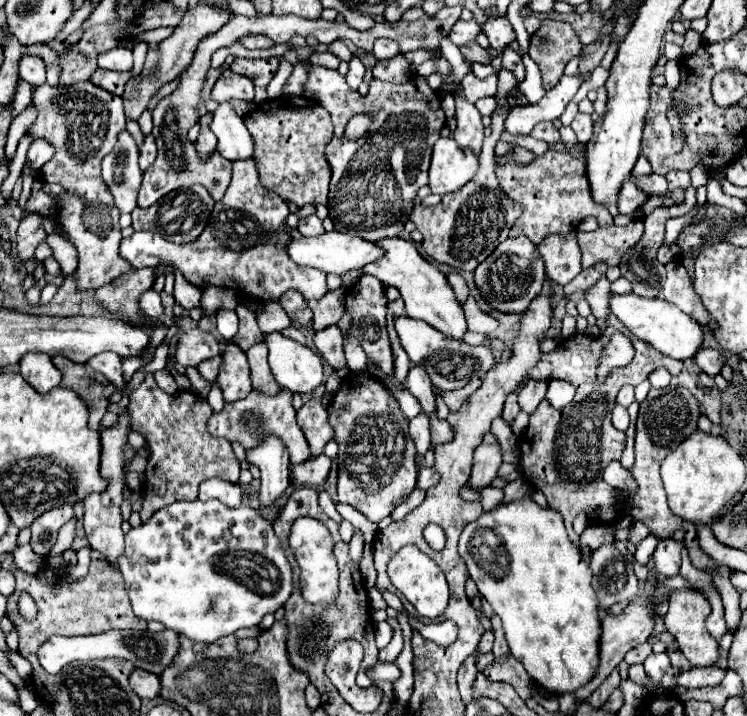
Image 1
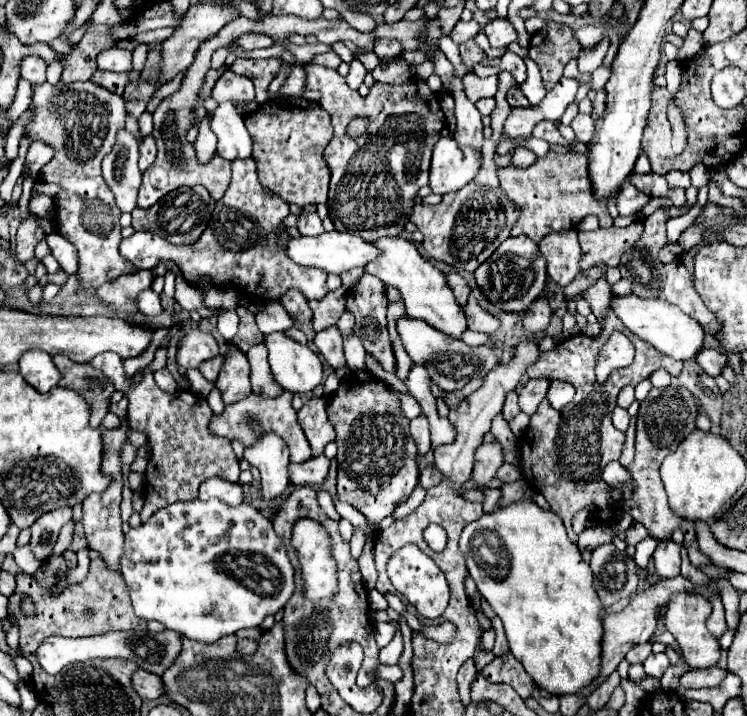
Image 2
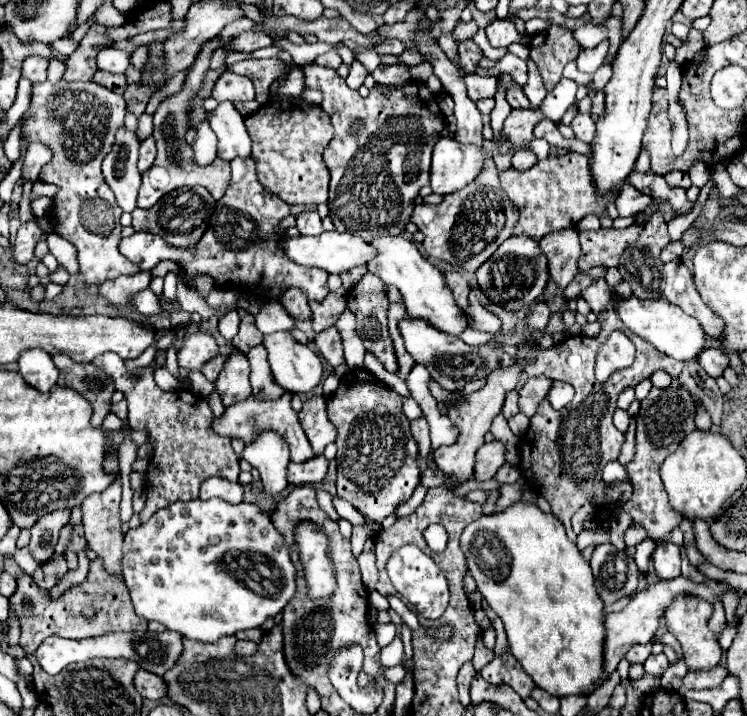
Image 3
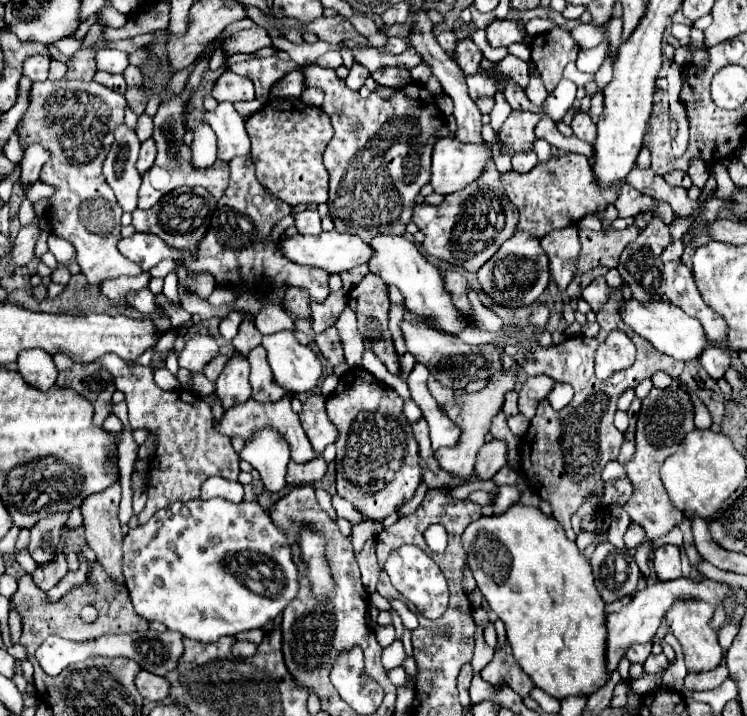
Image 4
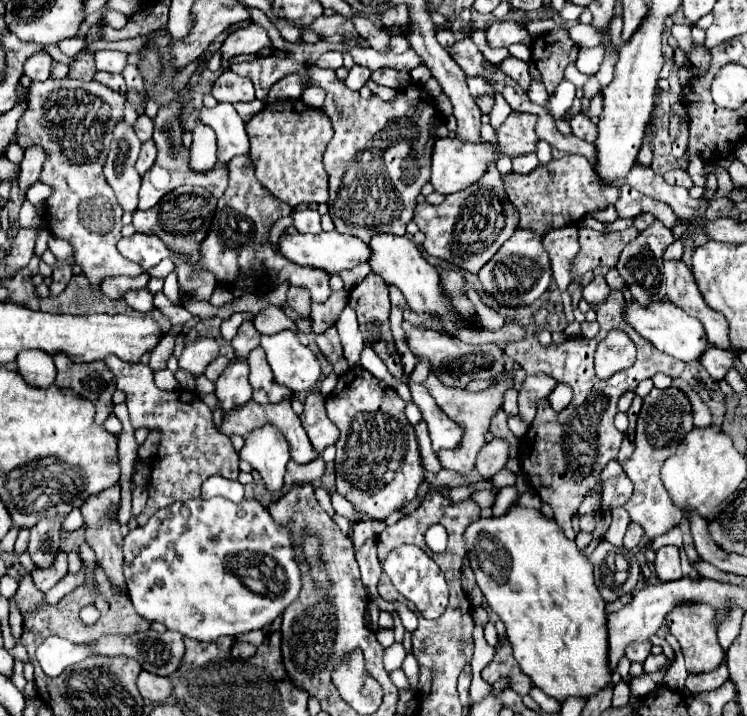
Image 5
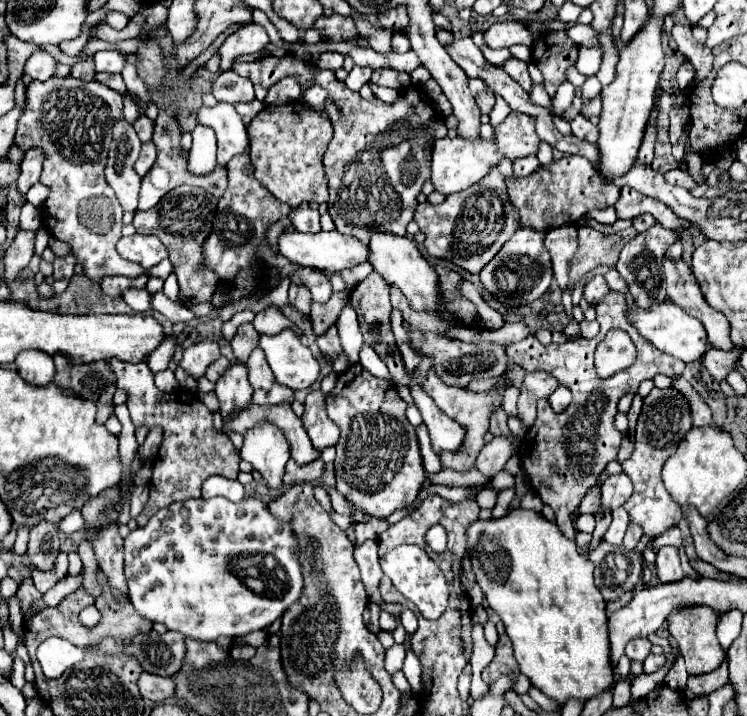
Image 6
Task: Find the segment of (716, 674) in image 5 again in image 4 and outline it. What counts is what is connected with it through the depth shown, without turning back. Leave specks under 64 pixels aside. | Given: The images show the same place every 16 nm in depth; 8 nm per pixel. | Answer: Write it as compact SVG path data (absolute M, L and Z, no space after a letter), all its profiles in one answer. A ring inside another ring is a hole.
M716 666L714 670L708 672L690 672L684 678L684 686L688 690L712 690L718 688L728 676L728 668L726 666Z

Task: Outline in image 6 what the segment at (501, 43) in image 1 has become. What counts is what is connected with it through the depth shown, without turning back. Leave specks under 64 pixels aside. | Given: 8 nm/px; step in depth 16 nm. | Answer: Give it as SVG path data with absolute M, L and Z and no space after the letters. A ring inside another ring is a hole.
M504 20L504 22L492 24L484 32L484 40L490 48L510 48L512 44L532 46L536 36L528 32L526 24L516 22L516 20Z

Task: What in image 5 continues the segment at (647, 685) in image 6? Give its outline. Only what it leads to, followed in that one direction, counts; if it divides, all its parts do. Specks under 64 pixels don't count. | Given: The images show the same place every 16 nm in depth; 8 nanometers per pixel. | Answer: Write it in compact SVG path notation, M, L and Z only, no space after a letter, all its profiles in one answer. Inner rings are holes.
M658 672L658 674L642 674L638 680L630 680L632 694L634 696L646 696L646 694L650 694L652 690L656 690L660 686L662 676L664 676L664 672Z

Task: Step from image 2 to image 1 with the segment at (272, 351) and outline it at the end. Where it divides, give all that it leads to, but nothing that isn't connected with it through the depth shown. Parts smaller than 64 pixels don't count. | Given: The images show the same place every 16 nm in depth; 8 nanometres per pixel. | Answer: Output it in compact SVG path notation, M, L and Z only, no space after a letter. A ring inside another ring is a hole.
M280 332L268 334L264 342L268 346L270 370L282 388L304 394L304 390L316 390L322 384L324 364L314 350Z

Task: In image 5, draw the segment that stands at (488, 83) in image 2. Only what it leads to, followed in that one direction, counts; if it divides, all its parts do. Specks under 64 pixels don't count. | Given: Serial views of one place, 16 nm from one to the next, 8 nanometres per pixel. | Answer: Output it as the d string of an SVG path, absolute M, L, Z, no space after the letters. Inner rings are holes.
M467 77L467 83L470 94L472 94L472 98L484 96L484 94L494 94L492 84L482 77Z

